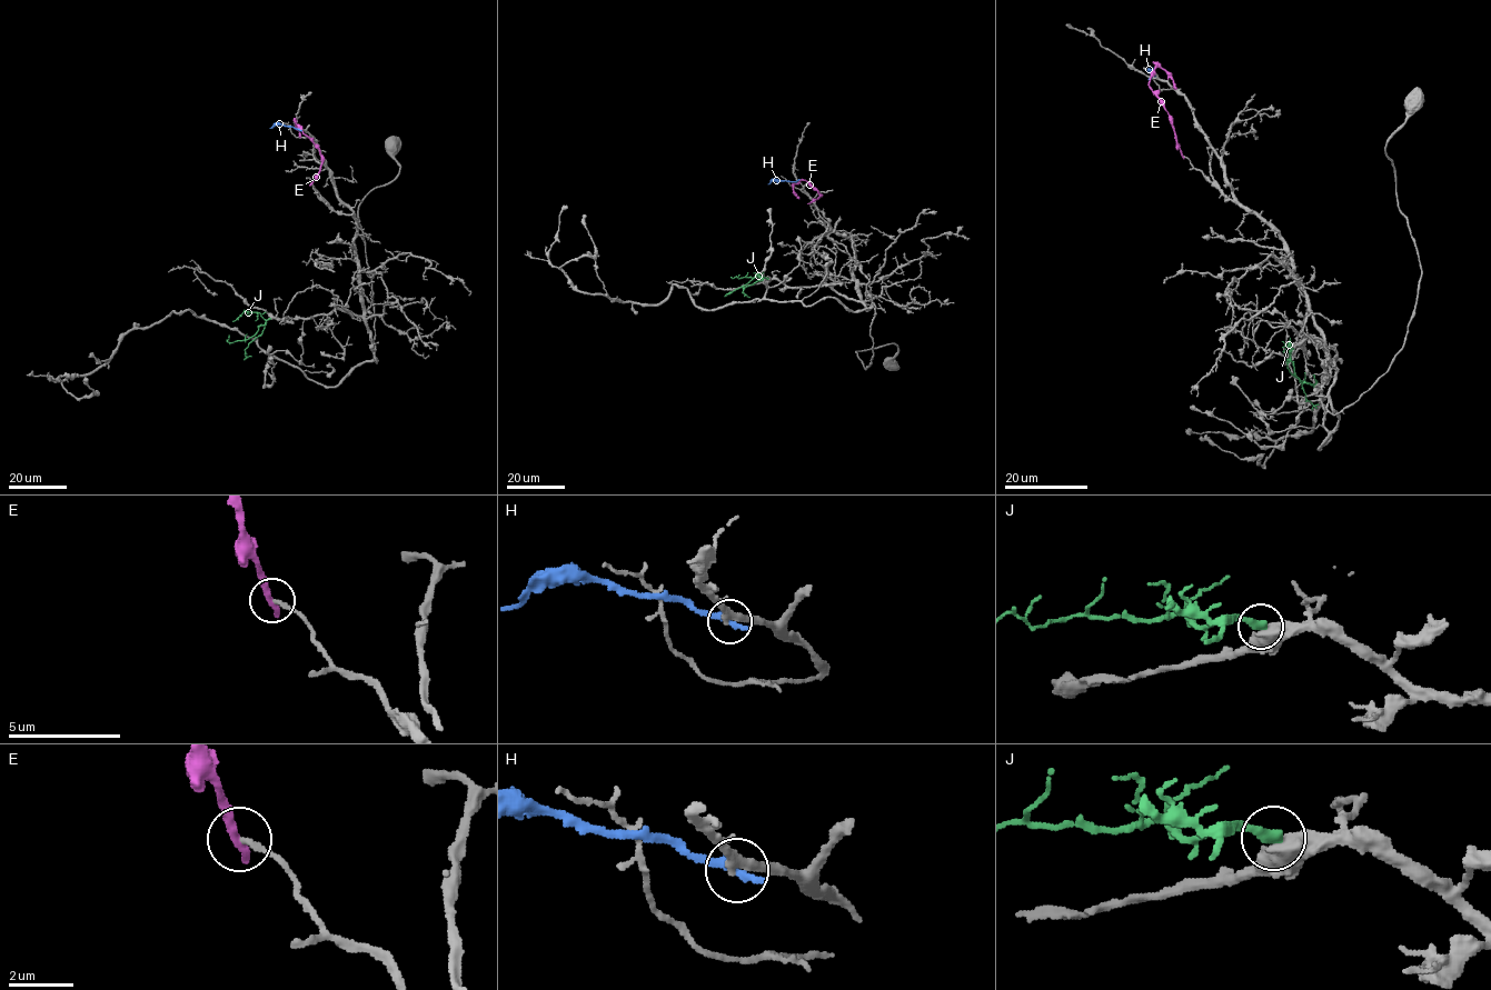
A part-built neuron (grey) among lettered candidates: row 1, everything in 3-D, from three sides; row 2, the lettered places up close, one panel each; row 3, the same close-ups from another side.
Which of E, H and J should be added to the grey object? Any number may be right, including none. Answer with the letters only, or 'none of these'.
J

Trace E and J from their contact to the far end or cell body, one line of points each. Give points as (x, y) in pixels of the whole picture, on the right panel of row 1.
E: (1183, 156), (1171, 116), (1150, 88), (1151, 73), (1156, 67), (1162, 68), (1175, 89)
J: (1291, 350), (1286, 368), (1299, 380), (1313, 384), (1313, 374)

